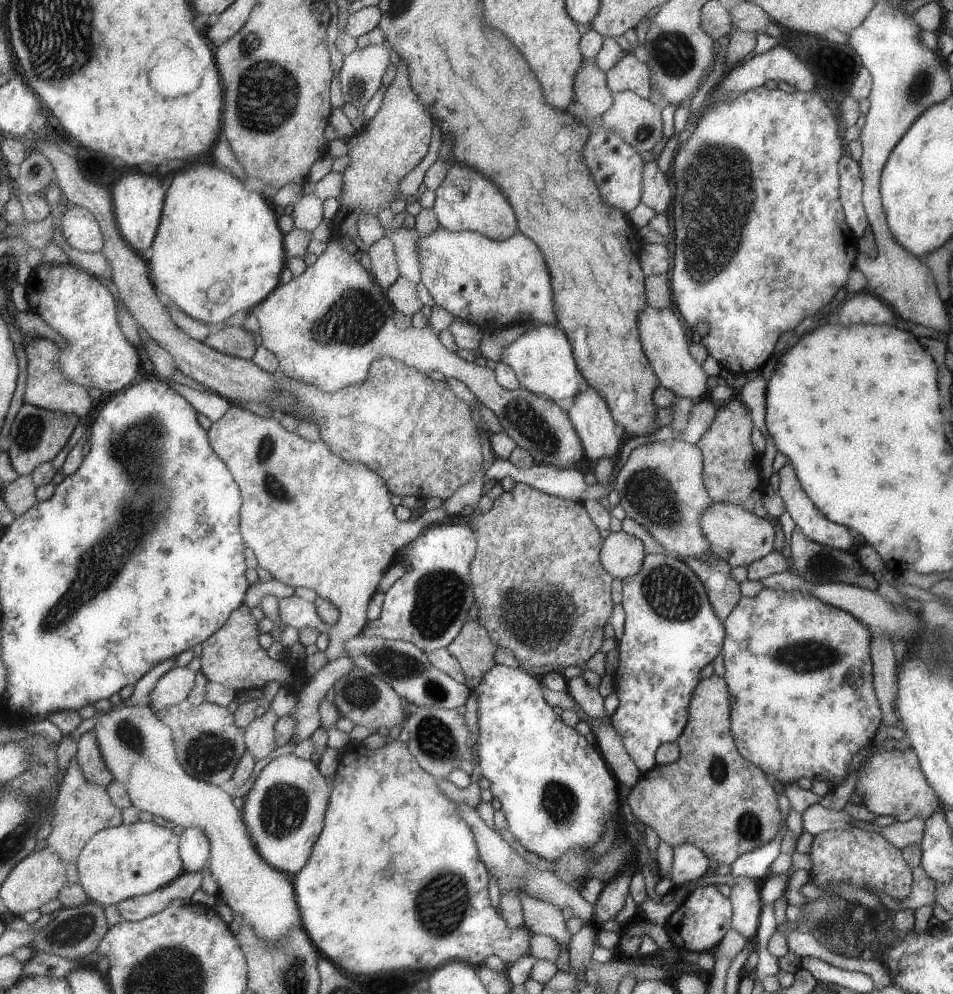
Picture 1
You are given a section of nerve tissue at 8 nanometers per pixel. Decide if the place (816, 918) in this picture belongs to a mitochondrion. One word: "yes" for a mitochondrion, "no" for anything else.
yes

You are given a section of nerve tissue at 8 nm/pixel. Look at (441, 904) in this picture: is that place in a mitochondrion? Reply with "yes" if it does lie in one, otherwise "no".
yes

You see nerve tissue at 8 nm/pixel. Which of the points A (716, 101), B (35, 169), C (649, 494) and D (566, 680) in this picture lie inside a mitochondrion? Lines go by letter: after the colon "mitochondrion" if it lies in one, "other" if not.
A: other
B: other
C: mitochondrion
D: other

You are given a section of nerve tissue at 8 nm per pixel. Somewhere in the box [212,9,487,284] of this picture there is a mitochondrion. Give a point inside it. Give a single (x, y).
(264, 100)

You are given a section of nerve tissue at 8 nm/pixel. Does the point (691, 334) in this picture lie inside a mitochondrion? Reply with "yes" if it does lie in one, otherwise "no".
no

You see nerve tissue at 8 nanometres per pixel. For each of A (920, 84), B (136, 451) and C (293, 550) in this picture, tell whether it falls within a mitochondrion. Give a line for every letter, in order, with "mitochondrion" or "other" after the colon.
A: mitochondrion
B: mitochondrion
C: other

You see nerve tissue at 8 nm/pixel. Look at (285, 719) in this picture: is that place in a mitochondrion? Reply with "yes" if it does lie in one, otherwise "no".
no

